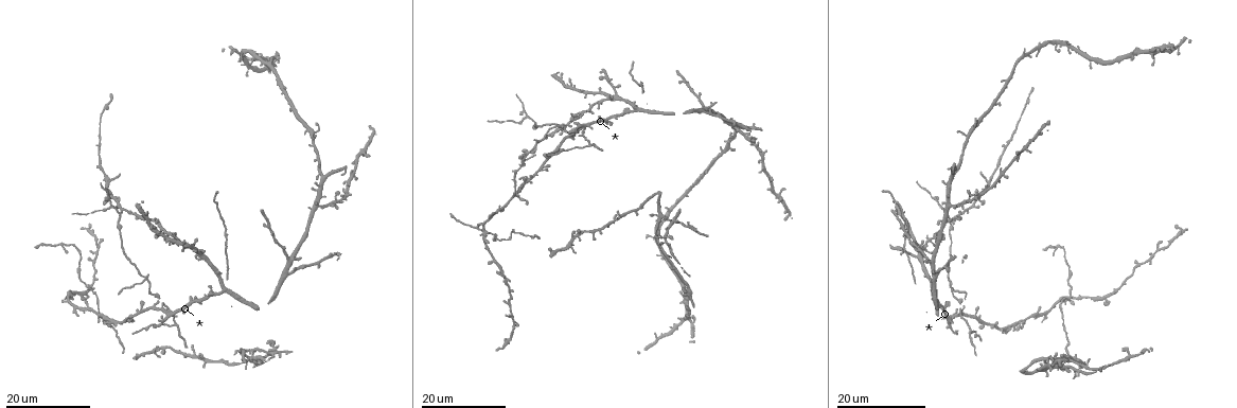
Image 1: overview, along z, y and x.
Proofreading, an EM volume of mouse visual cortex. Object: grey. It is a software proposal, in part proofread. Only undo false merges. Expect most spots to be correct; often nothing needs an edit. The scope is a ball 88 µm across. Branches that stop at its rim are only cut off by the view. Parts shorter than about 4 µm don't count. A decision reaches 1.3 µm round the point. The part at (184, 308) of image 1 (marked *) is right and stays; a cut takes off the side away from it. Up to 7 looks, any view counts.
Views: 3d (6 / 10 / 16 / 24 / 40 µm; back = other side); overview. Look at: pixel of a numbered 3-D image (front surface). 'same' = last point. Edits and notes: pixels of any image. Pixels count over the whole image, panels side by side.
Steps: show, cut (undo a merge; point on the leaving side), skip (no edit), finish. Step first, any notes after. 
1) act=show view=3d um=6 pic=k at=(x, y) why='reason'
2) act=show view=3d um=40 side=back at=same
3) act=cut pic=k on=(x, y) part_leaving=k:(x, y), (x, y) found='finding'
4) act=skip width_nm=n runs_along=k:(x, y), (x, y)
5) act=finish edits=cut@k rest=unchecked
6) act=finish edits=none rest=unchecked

act=show view=3d um=24 pic=1 at=(950, 283) why='four-way junction'

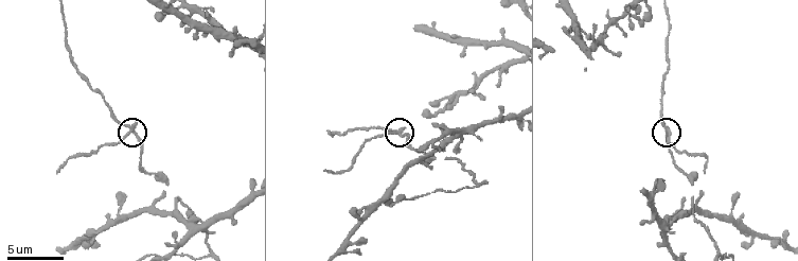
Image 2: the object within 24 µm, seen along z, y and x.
act=show view=3d um=10 pic=2 at=(129, 129)

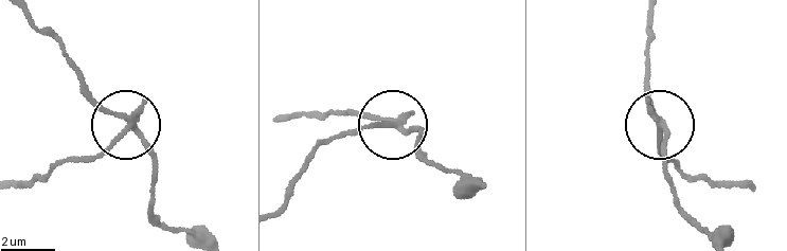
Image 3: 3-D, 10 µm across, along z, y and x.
act=cut pic=3 on=(105, 150) side_arm_um=10 part_leaving=3:(128, 124), (96, 154), (14, 183) found='two neurons meet here'

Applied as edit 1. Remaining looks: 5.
act=show view=3d um=10 pic=2 at=(153, 205) why='arms part here'

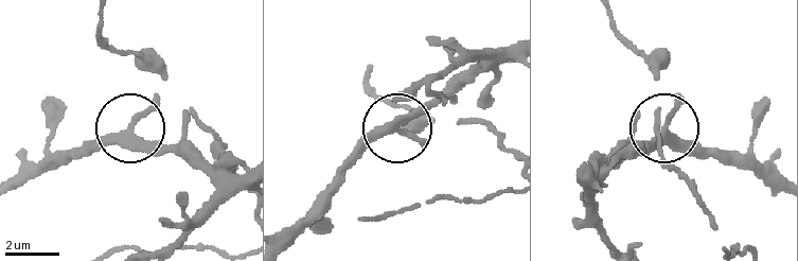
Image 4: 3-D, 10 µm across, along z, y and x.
act=skip arms=3 runs_along=4:(243, 170), (195, 168), (140, 136), (138, 122), (165, 76) found='all the same neuron'

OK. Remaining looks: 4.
act=show view=3d um=6 pic=2 at=(718, 248) why='sudden change in width'

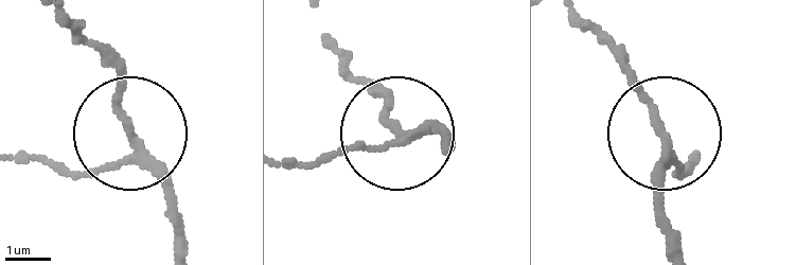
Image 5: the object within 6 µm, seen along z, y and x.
act=skip width_nm=170 runs_along=5:(330, 49), (394, 133), (383, 147), (330, 159) found='all the same neuron'

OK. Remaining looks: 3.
act=finish edits=cut@3 rest=unchecked

